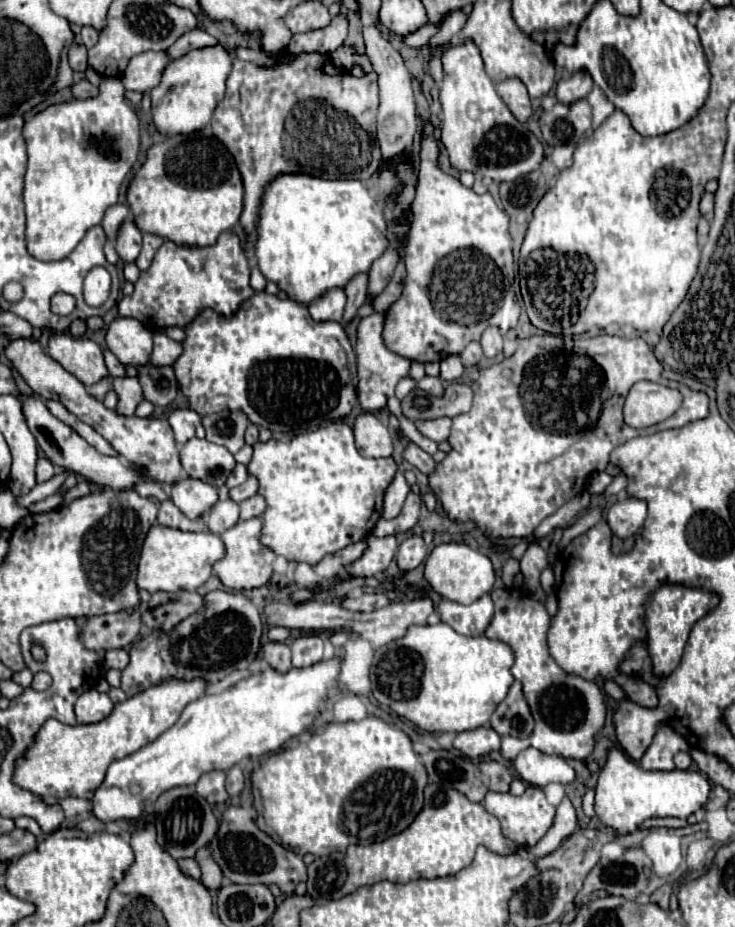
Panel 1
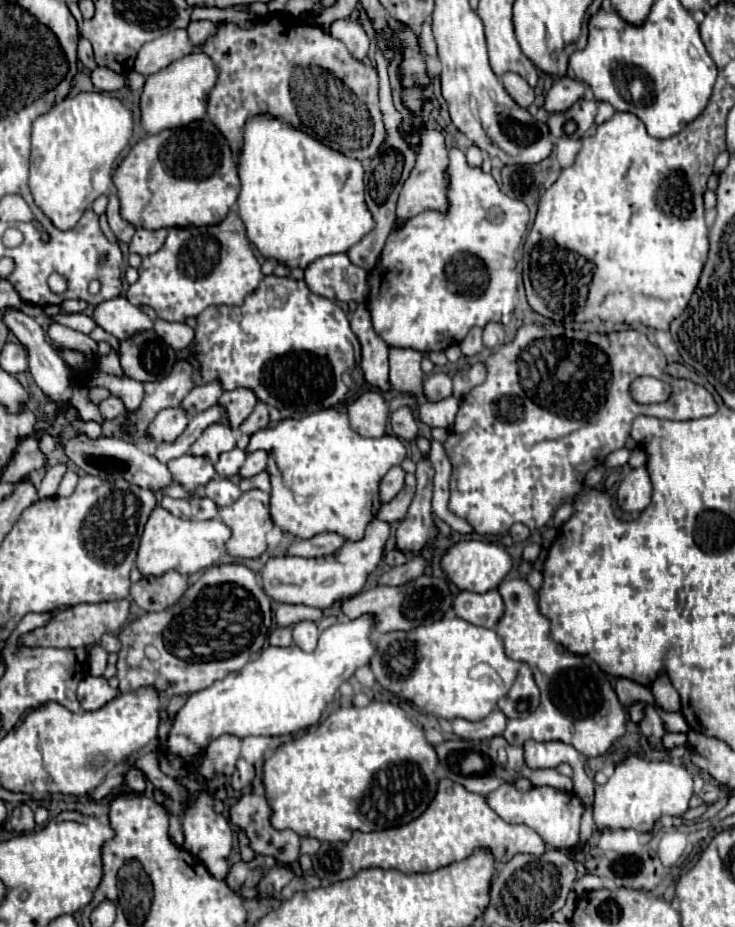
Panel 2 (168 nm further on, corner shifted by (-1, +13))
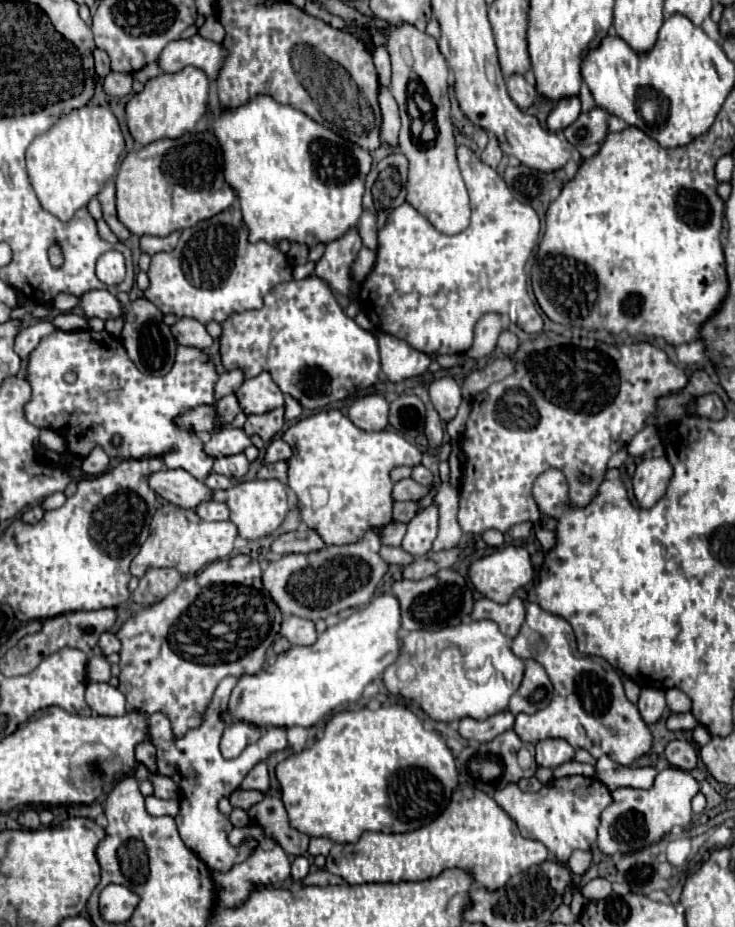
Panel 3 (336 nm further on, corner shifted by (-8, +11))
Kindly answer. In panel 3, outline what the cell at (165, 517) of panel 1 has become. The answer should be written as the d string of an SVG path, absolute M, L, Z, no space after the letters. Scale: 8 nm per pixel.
M205 502L205 504L199 504L195 508L195 512L203 518L203 520L229 520L229 508L227 504L221 504L221 502Z

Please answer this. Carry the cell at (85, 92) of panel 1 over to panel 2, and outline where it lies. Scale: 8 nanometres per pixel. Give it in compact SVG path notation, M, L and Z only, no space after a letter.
M96 68L92 72L92 84L100 92L116 92L124 88L124 76L106 68Z

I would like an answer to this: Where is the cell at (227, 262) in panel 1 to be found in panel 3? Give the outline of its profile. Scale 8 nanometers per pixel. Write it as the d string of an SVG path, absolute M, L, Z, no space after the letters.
M235 204L227 208L225 212L199 222L193 228L185 228L181 232L179 244L173 252L159 252L151 258L149 266L149 288L143 292L143 296L157 304L157 308L163 314L175 314L177 318L195 318L201 324L207 324L211 320L223 322L233 312L253 310L263 306L263 296L277 284L291 280L291 264L283 252L279 252L275 246L267 242L251 244L247 240L247 226L241 218L241 208Z

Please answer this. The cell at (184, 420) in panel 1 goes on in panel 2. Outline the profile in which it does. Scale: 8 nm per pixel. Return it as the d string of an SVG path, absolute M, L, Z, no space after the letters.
M212 380L212 382L208 382L208 384L196 386L196 388L184 398L182 408L184 408L190 416L194 416L194 414L198 414L198 412L202 412L202 410L214 406L214 404L218 402L218 398L222 396L222 392L224 392L224 388L222 388L222 384L220 384L218 380Z

